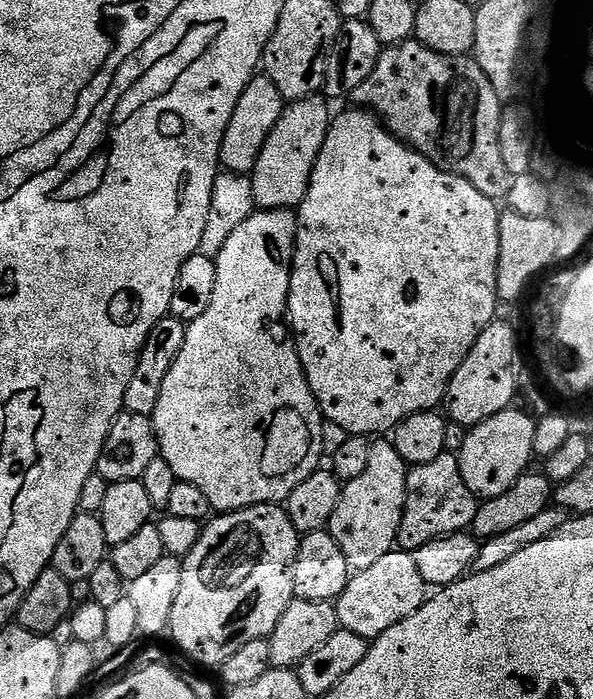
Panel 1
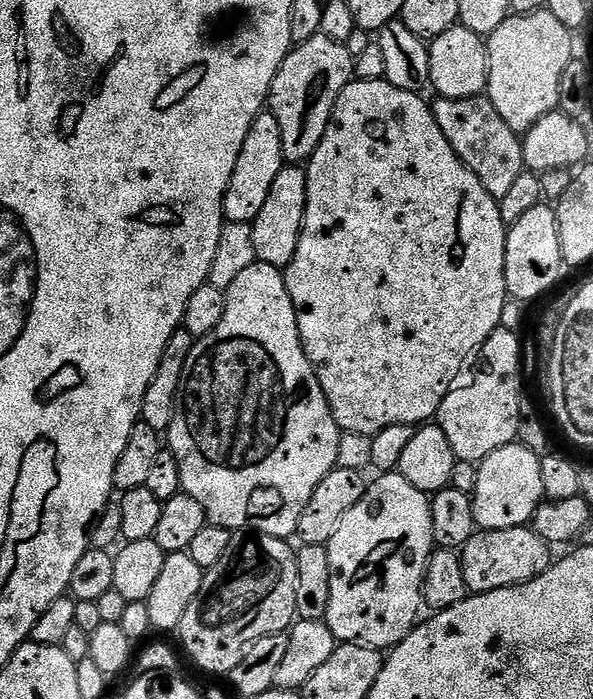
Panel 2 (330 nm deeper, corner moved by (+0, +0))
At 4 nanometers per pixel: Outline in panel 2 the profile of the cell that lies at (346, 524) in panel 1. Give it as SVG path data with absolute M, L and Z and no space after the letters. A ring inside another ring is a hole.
M399 471L386 472L367 485L364 497L342 518L334 538L326 546L330 554L330 606L327 621L337 641L345 644L368 644L391 650L401 644L421 619L424 603L424 576L436 548L434 518L429 493L410 486Z

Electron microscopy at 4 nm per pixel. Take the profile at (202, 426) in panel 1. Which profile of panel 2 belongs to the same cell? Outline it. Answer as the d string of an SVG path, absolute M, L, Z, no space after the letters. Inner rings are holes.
M259 262L246 266L246 270L242 270L242 274L238 274L238 278L234 278L232 285L226 289L226 314L222 314L222 322L218 322L218 326L214 326L210 334L199 337L192 345L190 358L186 358L182 382L176 395L174 422L170 422L166 433L166 448L174 454L178 462L182 491L202 505L210 524L217 524L229 530L248 529L270 534L279 540L288 540L296 536L298 518L302 518L302 510L306 510L306 502L310 502L318 482L322 482L322 478L326 478L326 474L330 474L330 470L337 467L340 436L341 431L334 422L334 414L326 402L326 394L322 394L322 386L318 382L316 372L304 353L298 334L294 302L290 302L283 271Z

